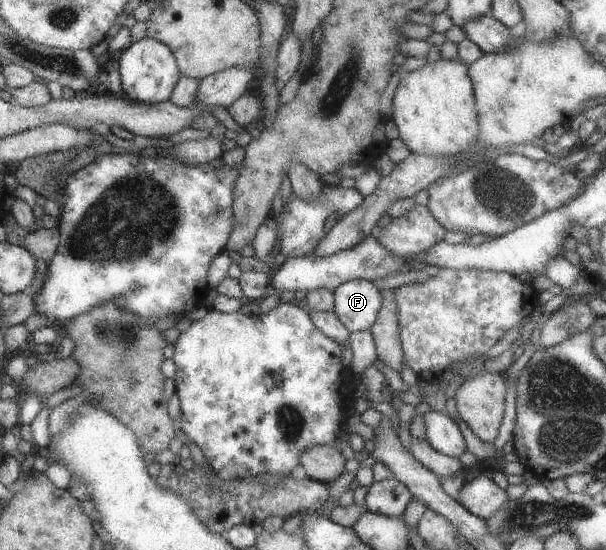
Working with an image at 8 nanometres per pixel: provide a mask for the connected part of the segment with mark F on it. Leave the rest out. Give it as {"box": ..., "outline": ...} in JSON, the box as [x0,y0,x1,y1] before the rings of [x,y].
{"box":[332,279,381,334],"outline":[[[350,279],[333,291],[332,312],[350,334],[372,326],[381,305],[379,290],[372,281]]]}

